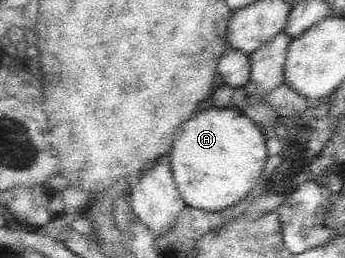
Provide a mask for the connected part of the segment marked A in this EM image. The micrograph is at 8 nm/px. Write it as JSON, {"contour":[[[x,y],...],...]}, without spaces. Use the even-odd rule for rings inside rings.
{"contour":[[[232,106],[210,108],[196,113],[182,127],[182,135],[176,135],[167,160],[170,164],[174,184],[186,206],[196,207],[206,211],[224,211],[232,205],[246,199],[258,180],[263,175],[268,155],[266,138],[252,119],[249,119],[240,109]]]}

